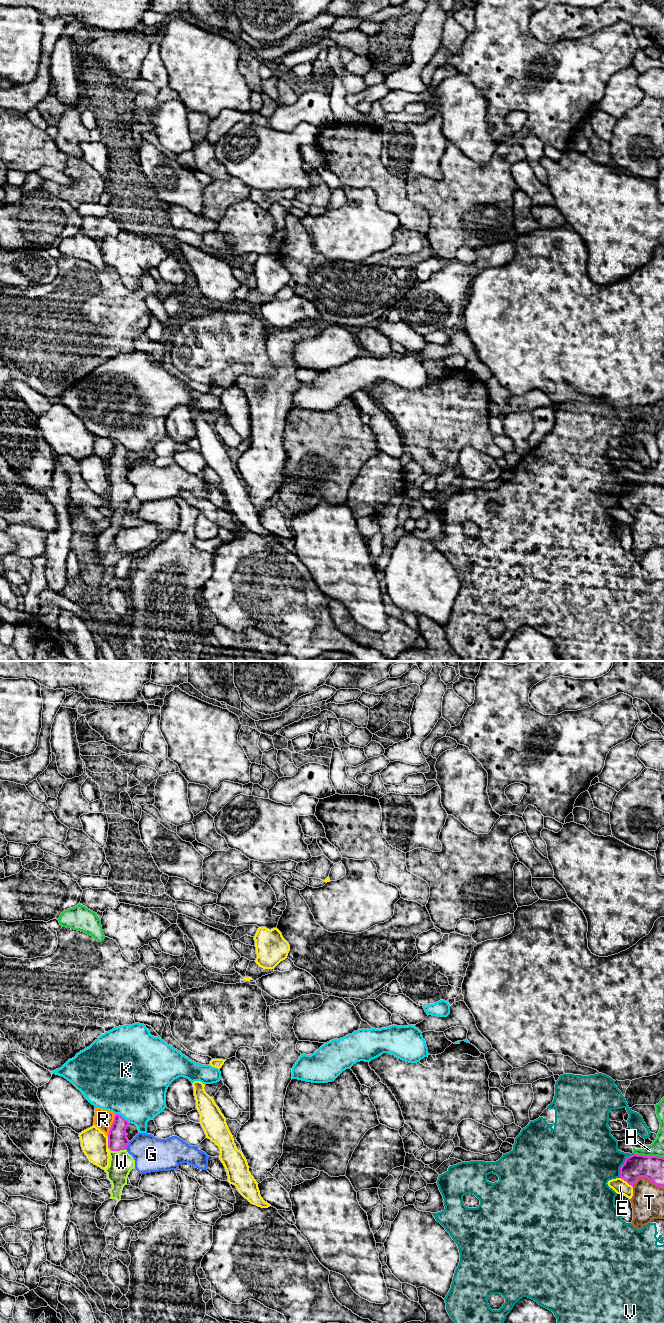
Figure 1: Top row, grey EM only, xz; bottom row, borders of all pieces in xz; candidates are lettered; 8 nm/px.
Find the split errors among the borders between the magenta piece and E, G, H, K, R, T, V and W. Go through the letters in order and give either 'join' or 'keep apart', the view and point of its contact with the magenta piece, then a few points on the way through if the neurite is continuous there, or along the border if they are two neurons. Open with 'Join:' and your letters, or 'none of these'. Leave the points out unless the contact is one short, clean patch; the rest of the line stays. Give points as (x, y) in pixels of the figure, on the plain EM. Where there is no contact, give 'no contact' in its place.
Join: W
E: keep apart; contact xz (626, 509)
G: keep apart; contact xz (127, 473)
H: keep apart; contact xz (649, 484)
K: keep apart; contact xz (121, 444)
R: keep apart; contact xz (111, 453)
T: keep apart; contact xz (647, 506)
V: keep apart; contact xz (623, 492)
W: join; contact xz (117, 478); way xz (117, 466), (117, 478), (121, 490)

